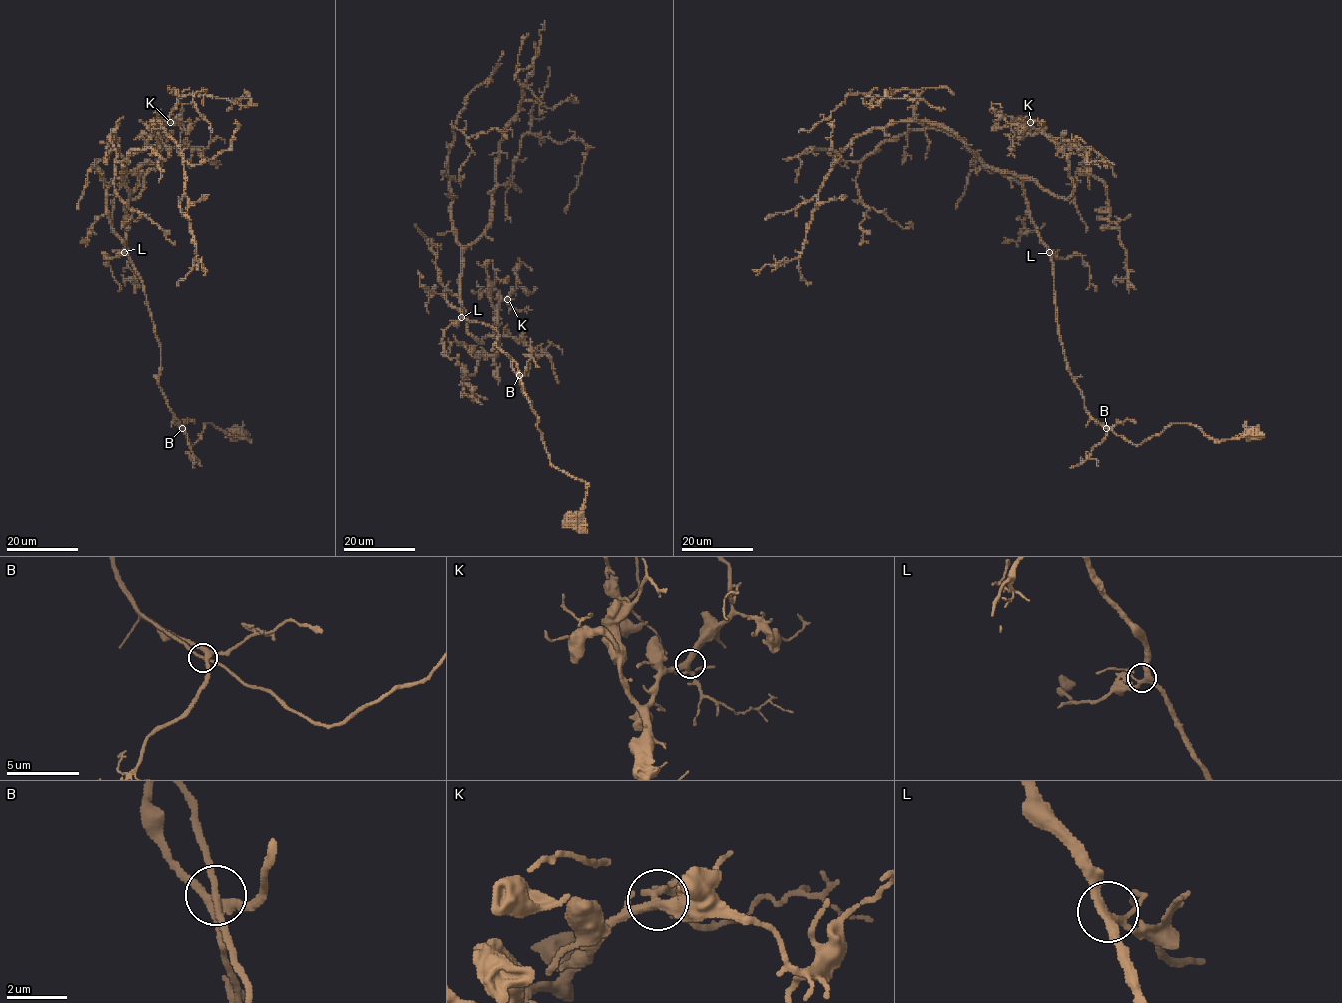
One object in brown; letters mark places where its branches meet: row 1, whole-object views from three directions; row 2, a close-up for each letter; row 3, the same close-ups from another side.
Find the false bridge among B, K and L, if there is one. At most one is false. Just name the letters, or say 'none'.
none

